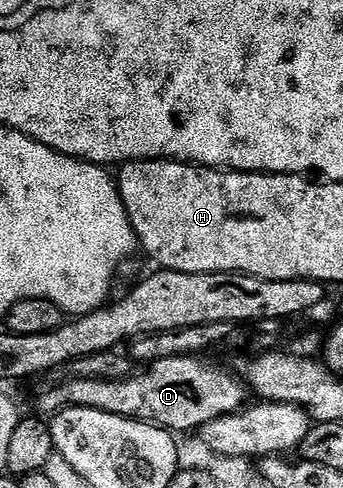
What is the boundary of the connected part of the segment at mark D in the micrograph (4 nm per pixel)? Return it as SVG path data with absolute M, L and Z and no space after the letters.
M196 356L159 359L123 379L83 379L73 377L66 385L49 389L37 401L36 412L56 415L66 406L74 409L94 409L111 415L158 425L180 435L188 429L199 431L207 423L223 415L239 413L246 408L247 386L240 377L213 365L204 365Z

